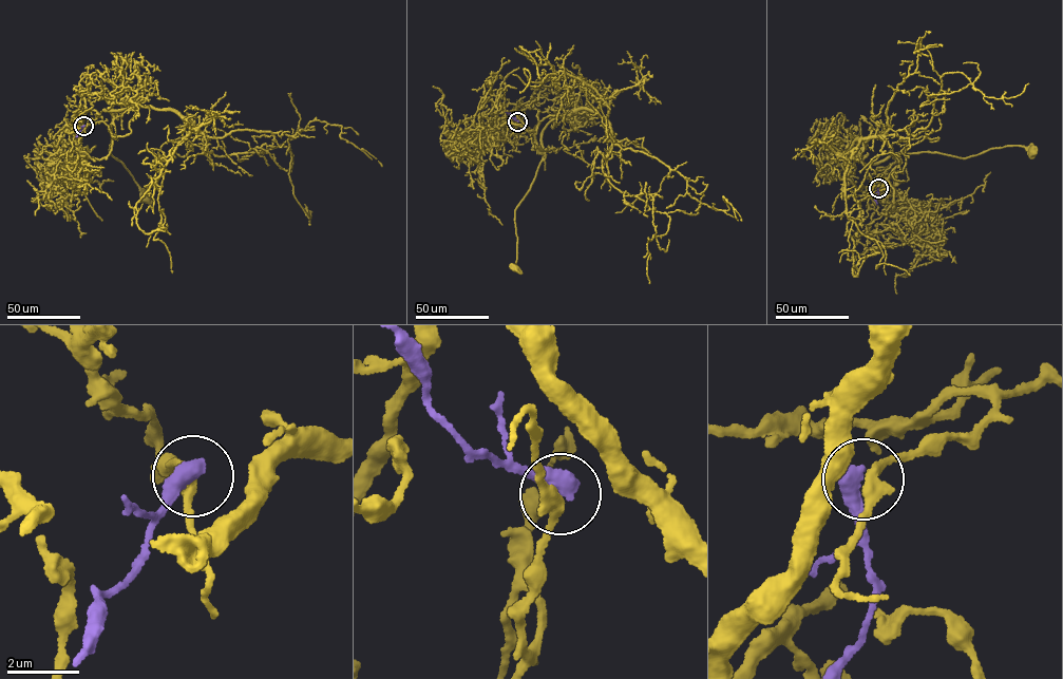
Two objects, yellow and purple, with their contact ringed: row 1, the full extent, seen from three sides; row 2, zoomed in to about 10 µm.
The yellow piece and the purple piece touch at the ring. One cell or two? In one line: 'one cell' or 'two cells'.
two cells

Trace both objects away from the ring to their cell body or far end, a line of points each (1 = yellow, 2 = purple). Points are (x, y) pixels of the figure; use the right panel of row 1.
1: (878, 188), (865, 192), (873, 197), (885, 174), (875, 178), (875, 187), (898, 165), (893, 154), (1031, 151)
2: (878, 188), (876, 205)

